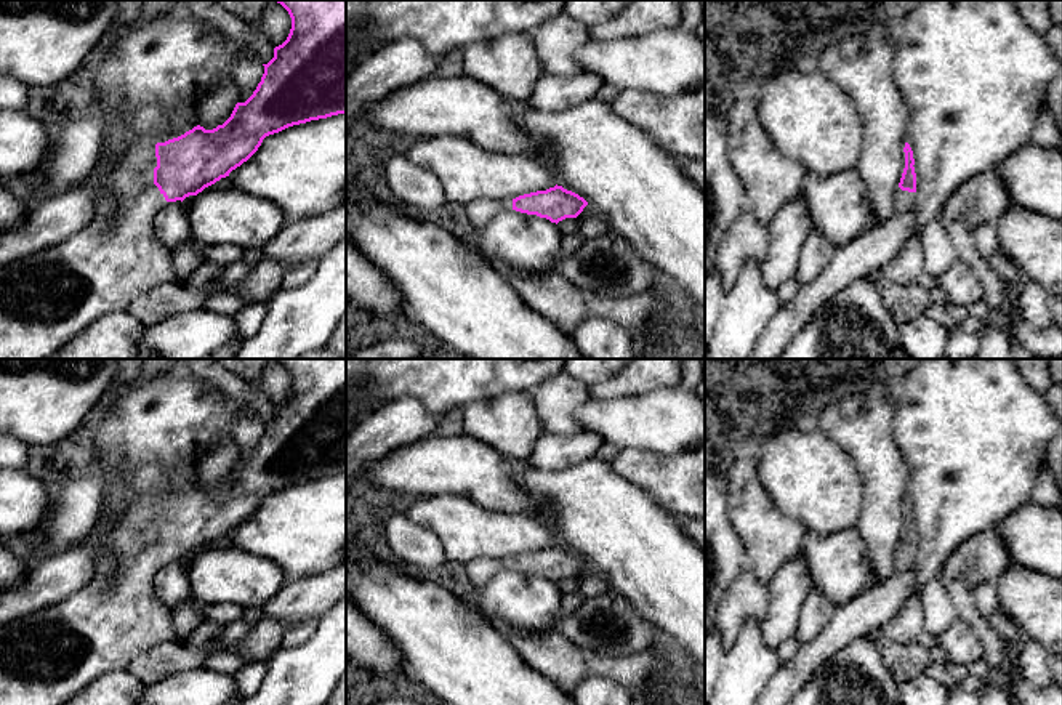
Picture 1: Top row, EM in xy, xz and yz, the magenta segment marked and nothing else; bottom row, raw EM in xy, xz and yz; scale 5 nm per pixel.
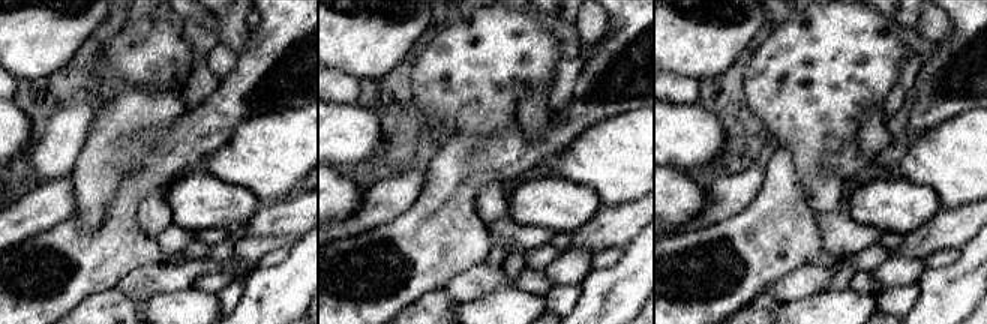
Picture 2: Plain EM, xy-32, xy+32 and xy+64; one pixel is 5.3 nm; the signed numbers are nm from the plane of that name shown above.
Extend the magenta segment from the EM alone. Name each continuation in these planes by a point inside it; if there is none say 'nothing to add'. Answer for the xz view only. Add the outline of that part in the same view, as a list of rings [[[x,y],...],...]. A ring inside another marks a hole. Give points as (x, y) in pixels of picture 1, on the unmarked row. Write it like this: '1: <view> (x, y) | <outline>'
1: xz (479, 571) | [[[474,559],[465,564],[466,575],[474,583],[474,588],[484,586],[492,577],[501,570],[513,569],[513,559]]]

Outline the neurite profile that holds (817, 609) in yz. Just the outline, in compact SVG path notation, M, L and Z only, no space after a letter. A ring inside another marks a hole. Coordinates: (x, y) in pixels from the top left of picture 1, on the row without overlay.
M815 586L809 590L809 596L801 609L801 620L796 628L796 636L801 644L814 641L831 620L836 604L833 604Z

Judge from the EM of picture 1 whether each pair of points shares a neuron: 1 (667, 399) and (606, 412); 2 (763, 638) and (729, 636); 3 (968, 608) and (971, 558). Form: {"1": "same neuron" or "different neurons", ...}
{"1": "same neuron", "2": "different neurons", "3": "same neuron"}

